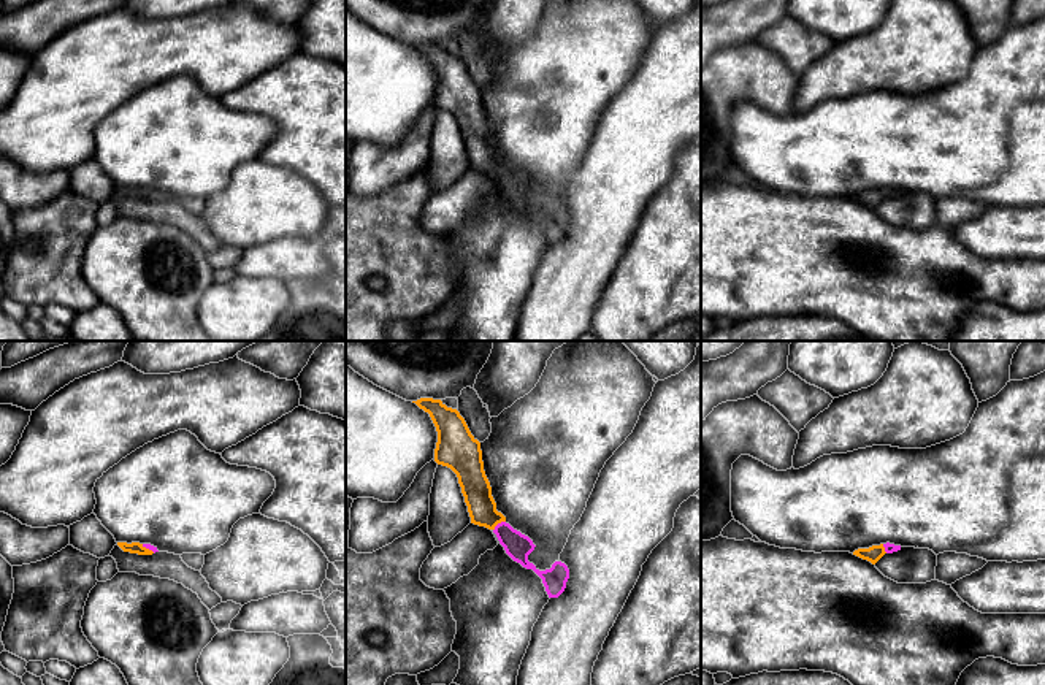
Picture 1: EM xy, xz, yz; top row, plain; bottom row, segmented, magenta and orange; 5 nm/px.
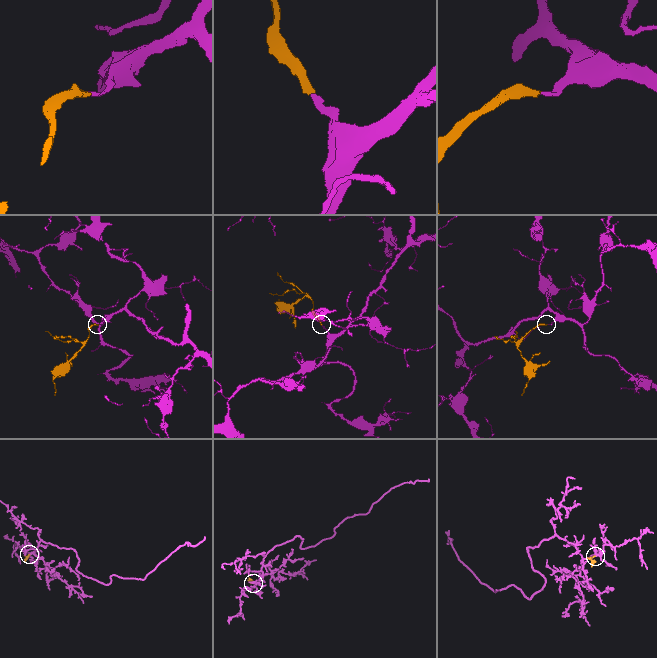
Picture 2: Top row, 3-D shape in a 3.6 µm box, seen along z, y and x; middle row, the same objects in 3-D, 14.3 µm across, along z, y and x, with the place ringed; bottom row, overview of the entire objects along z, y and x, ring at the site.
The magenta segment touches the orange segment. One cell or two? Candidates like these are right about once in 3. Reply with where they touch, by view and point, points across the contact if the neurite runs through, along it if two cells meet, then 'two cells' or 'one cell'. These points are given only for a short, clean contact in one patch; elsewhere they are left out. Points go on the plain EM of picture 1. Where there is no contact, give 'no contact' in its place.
xz (498, 168) | across xz (517, 191), (498, 168), (481, 151), (476, 133) | one cell

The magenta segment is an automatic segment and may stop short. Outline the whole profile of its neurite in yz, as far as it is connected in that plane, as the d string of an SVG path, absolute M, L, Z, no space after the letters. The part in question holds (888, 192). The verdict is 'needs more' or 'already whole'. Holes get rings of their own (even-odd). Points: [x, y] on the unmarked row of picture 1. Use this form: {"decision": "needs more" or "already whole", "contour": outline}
{"decision": "needs more", "contour": "M880 189L880 190L872 190L869 193L858 193L853 197L853 200L871 206L872 209L875 209L885 198L893 198L901 195L901 190L894 190L894 189Z"}

